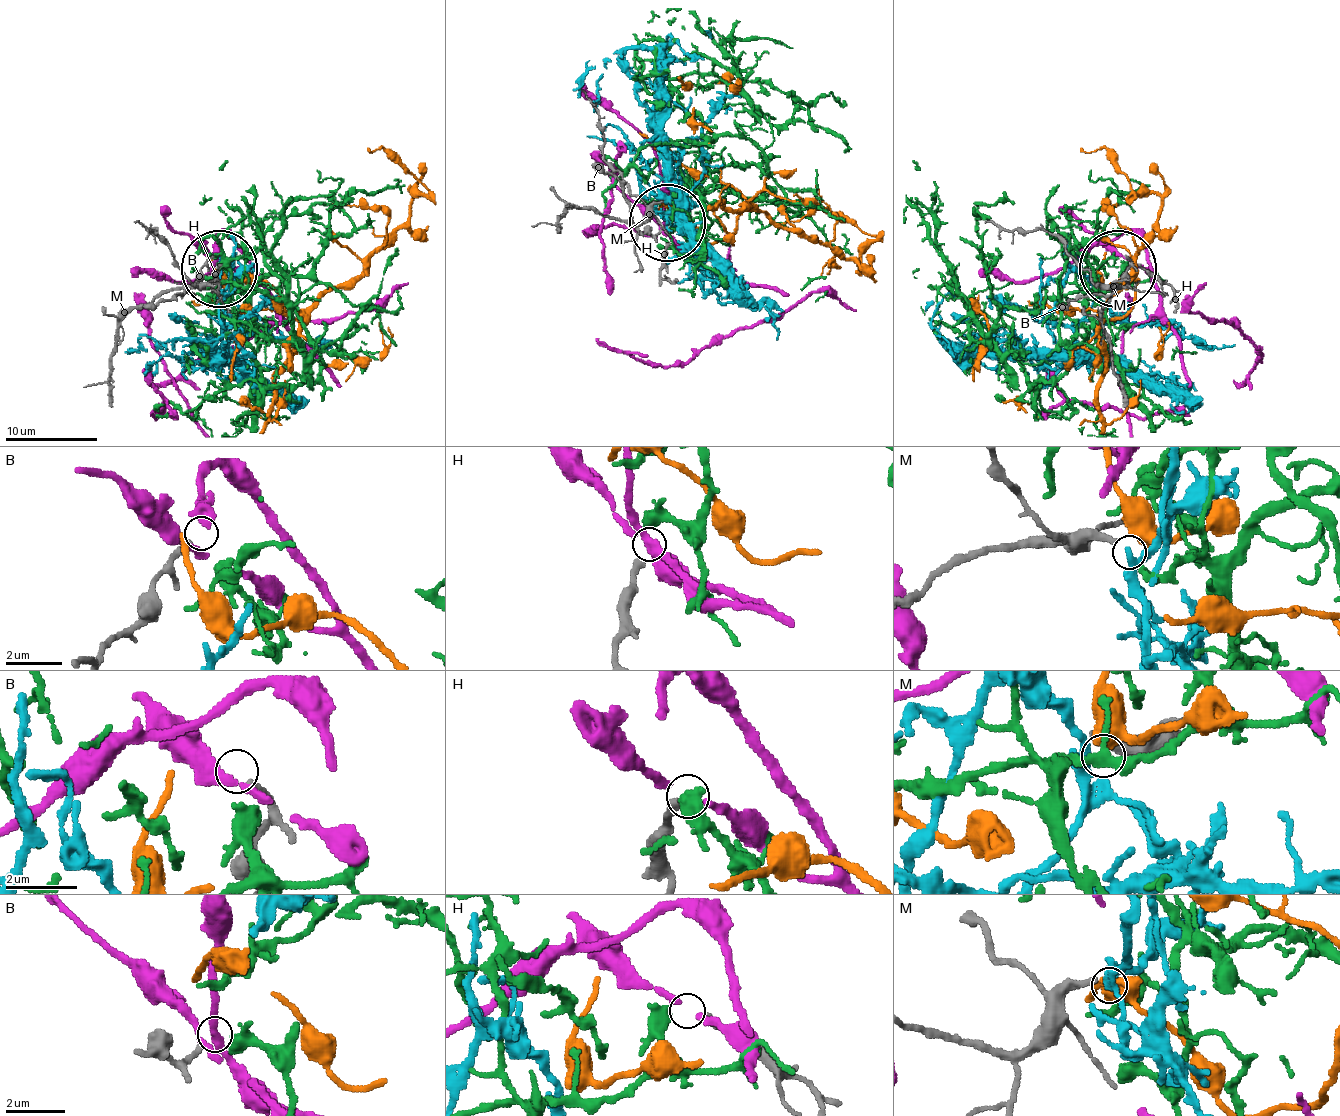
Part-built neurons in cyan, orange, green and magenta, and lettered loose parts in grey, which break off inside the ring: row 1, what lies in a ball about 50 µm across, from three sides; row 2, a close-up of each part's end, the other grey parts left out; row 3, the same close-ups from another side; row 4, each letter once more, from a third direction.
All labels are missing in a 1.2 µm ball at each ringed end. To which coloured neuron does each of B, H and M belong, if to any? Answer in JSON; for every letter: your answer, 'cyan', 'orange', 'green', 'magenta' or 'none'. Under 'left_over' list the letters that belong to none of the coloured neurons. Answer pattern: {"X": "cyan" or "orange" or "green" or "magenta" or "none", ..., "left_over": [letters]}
{"B": "none", "H": "none", "M": "none", "left_over": ["B", "H", "M"]}

